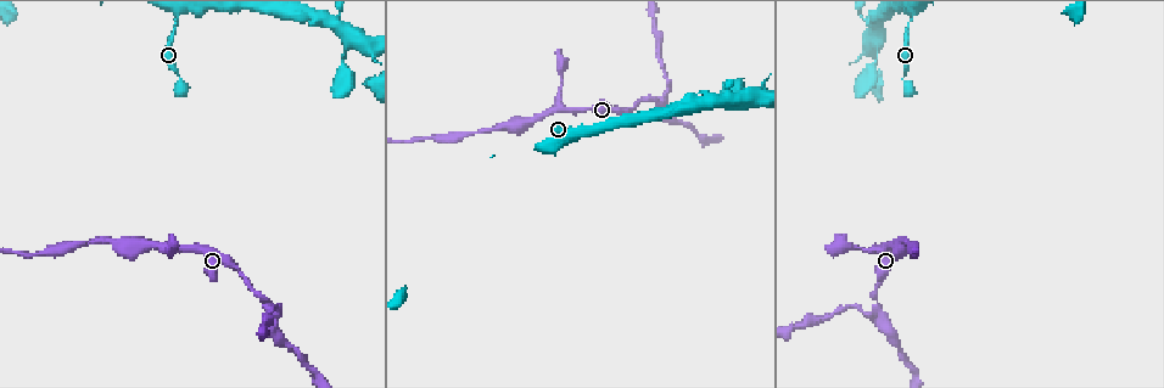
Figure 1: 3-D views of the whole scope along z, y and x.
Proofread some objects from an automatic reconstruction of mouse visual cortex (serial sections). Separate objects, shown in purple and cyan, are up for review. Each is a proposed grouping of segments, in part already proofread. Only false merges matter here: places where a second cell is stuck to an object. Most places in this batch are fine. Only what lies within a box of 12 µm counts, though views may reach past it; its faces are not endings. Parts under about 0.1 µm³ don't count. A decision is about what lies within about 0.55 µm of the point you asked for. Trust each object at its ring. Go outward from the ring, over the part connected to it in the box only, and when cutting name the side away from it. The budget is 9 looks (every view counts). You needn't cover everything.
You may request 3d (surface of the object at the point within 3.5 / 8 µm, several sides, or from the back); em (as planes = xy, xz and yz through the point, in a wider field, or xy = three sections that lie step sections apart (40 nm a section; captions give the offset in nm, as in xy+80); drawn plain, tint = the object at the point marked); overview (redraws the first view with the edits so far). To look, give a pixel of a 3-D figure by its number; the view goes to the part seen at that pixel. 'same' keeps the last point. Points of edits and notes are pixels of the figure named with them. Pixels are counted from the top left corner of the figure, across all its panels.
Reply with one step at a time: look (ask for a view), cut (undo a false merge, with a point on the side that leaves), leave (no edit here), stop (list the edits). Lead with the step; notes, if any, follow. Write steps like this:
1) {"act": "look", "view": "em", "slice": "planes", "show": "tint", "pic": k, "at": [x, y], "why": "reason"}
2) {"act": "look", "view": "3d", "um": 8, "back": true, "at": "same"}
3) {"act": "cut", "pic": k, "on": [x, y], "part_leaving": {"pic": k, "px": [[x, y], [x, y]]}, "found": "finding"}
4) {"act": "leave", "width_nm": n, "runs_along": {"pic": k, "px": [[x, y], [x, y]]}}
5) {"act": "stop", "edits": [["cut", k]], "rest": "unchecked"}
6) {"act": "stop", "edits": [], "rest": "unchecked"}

{"act": "look", "view": "3d", "um": 8, "pic": 1, "at": [554, 108], "why": "sharp bend"}

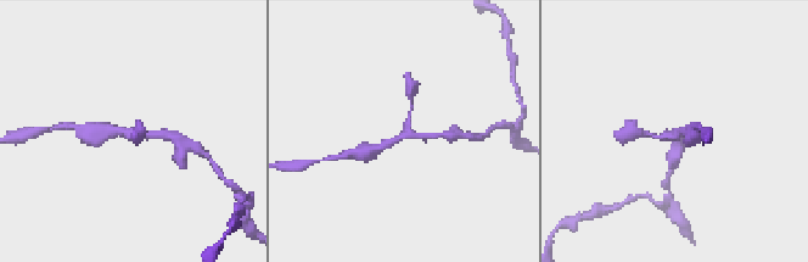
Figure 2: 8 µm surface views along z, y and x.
{"act": "look", "view": "em", "slice": "xy", "step": 1, "show": "tint", "pic": 2, "at": [407, 136], "arms": 3, "arm_widths_nm": [150, 250, 300], "why": "shape alone is not enough"}

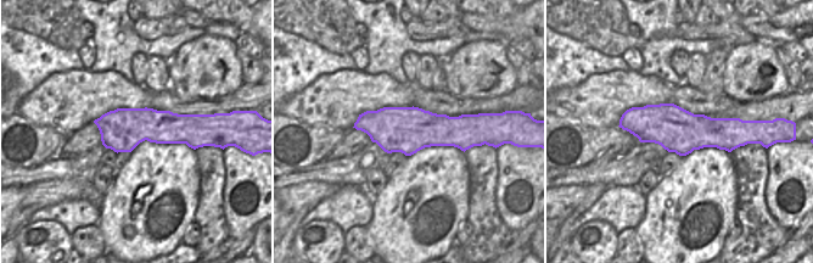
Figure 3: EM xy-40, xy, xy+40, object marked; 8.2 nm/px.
{"act": "leave", "runs_along": {"pic": 3, "px": [[622, 122], [745, 139]]}, "found": "all the same cell"}

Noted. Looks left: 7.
{"act": "look", "view": "3d", "um": 3.5, "back": true, "pic": 1, "at": [660, 100], "why": "arms part here"}

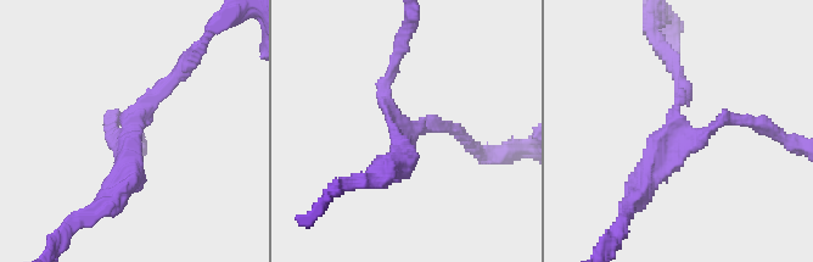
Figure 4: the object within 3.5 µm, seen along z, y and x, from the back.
{"act": "look", "view": "em", "slice": "planes", "show": "tint", "pic": 4, "at": [677, 123], "arms": 3, "arm_widths_nm": [150, 200, 300]}

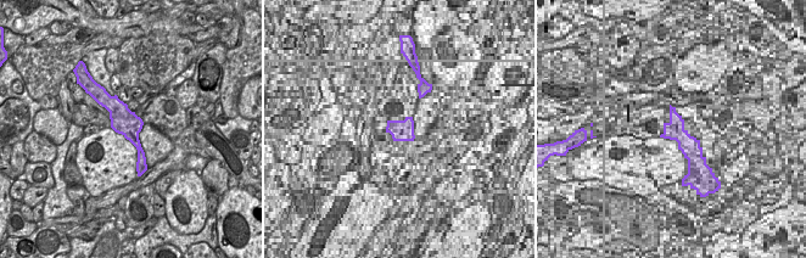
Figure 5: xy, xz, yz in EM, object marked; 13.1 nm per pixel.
{"act": "leave", "runs_along": {"pic": 5, "px": [[104, 99], [129, 125], [139, 166]]}, "found": "one cell here"}

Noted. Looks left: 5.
{"act": "look", "view": "3d", "um": 3.5, "pic": 1, "at": [89, 241], "why": "thin neck"}

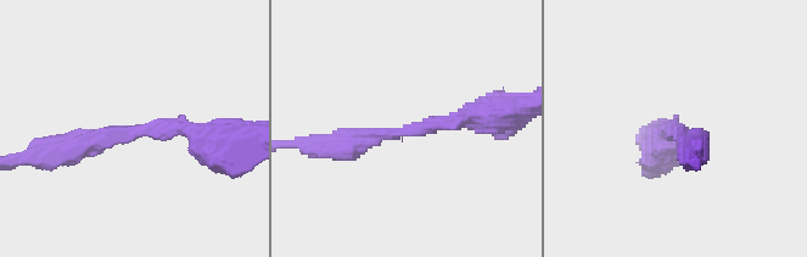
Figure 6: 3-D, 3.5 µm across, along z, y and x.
{"act": "look", "view": "em", "slice": "xy", "step": 3, "show": "tint", "pic": 6, "at": [134, 132], "arm_widths_nm": [200, 350]}

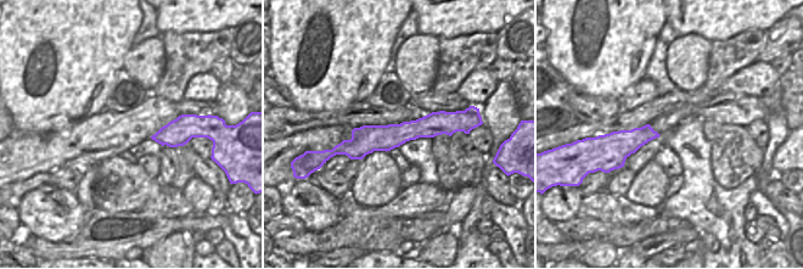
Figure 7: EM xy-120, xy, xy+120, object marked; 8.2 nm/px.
{"act": "leave", "runs_along": {"pic": 7, "px": [[462, 123], [368, 138], [338, 151]]}, "found": "continuous, no second cell"}

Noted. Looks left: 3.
{"act": "look", "view": "3d", "um": 8, "pic": 1, "at": [176, 17], "why": "abrupt turn"}

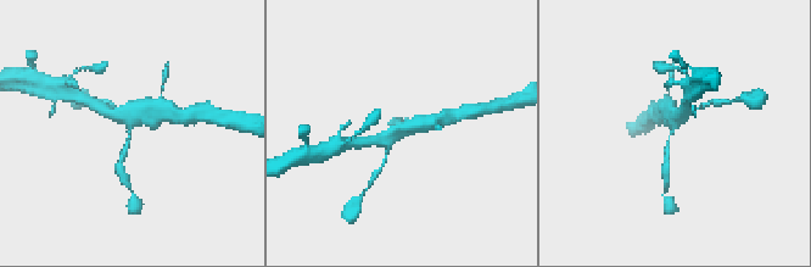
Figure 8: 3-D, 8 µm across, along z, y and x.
{"act": "look", "view": "em", "slice": "xy", "step": 5, "show": "tint", "pic": 8, "at": [672, 131], "arms": 3, "arm_widths_nm": [150, 300, 400]}

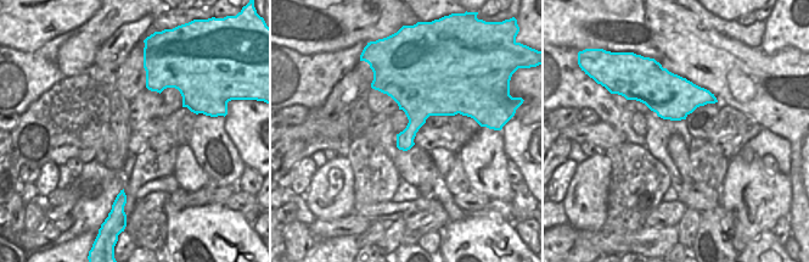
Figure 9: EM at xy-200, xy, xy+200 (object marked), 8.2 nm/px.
{"act": "leave", "found": "one cell here"}

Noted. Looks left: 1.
{"act": "stop", "edits": [], "rest": "unchecked"}

